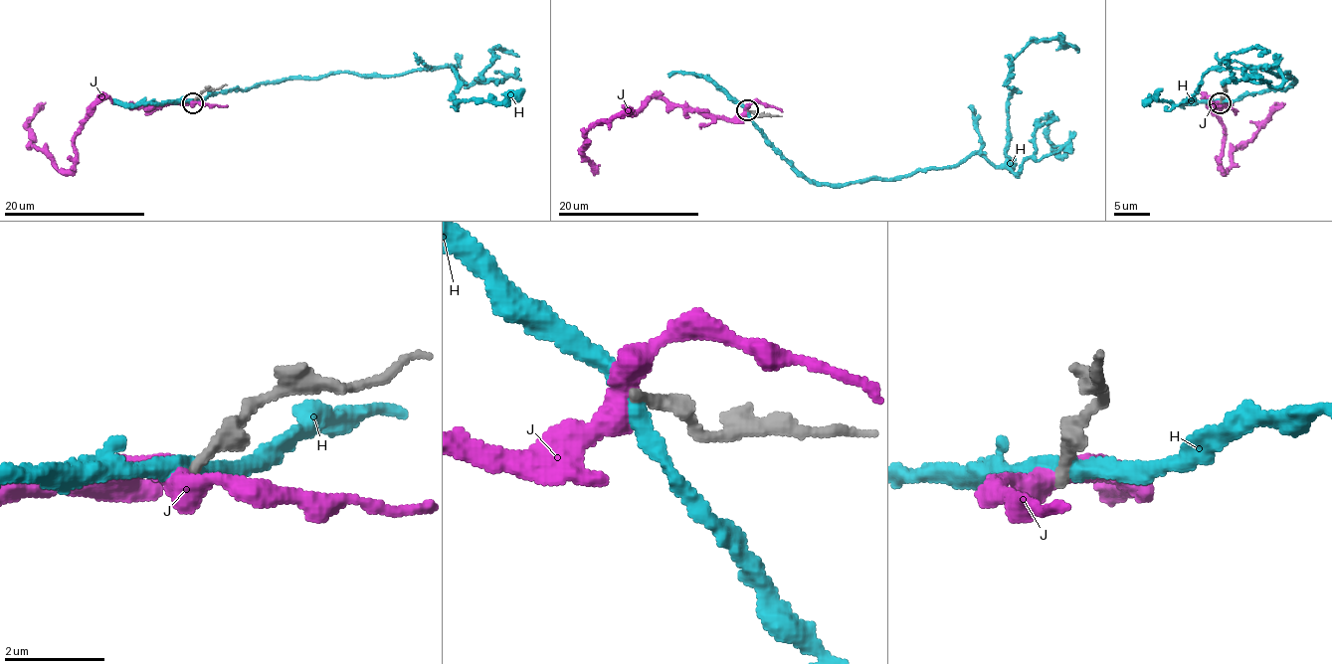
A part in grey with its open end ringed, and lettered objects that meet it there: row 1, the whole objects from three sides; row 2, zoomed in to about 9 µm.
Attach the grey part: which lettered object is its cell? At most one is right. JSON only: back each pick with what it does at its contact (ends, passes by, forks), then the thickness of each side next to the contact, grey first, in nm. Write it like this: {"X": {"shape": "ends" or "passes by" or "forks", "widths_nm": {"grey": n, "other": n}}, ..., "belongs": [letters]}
{"belongs": []}

